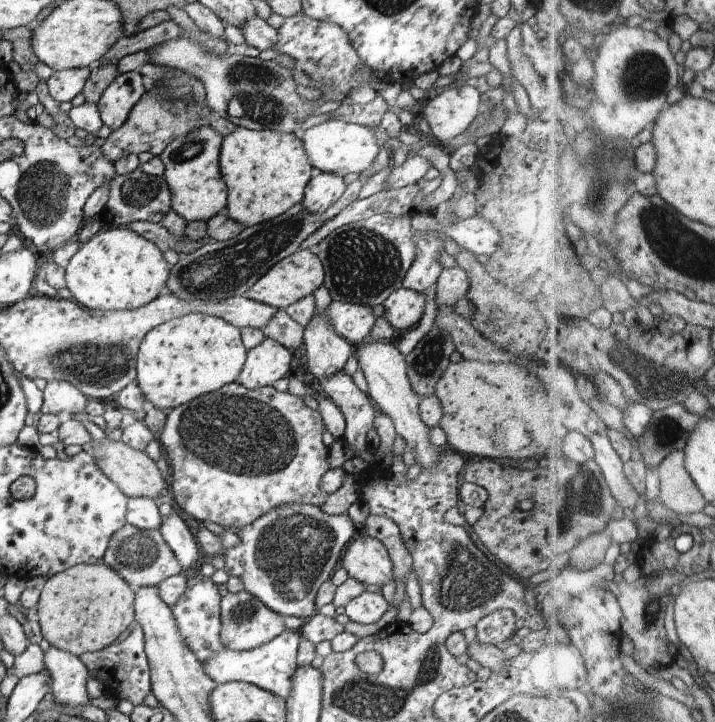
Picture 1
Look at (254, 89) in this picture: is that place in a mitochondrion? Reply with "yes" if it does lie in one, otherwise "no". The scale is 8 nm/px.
yes

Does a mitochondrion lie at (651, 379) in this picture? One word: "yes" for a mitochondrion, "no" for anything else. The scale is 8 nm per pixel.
yes

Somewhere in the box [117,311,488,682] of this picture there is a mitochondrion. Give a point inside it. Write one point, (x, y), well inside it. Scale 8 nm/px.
(264, 442)

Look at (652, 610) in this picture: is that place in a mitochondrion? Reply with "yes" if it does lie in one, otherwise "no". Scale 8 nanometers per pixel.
yes

